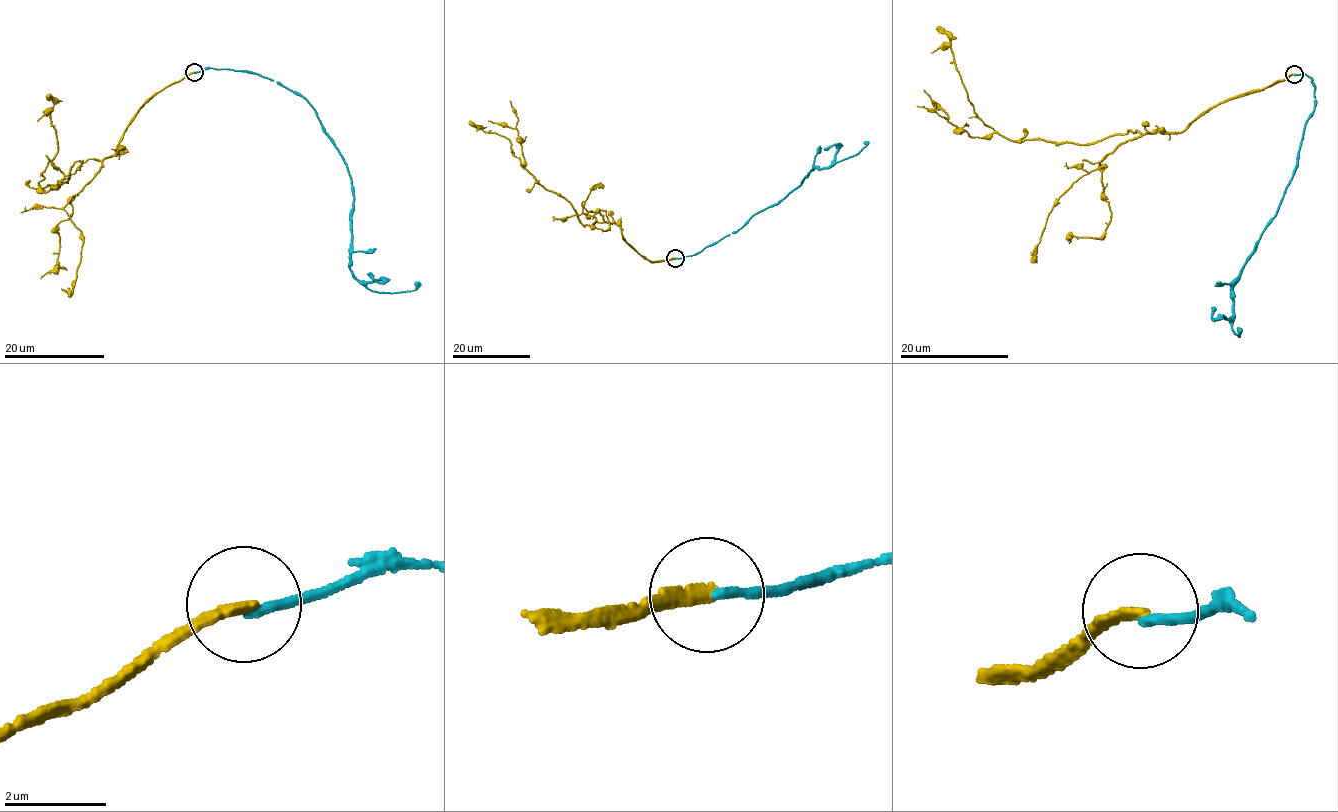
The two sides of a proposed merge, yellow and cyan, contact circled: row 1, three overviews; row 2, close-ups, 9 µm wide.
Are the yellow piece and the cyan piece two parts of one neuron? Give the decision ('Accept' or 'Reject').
Reject

